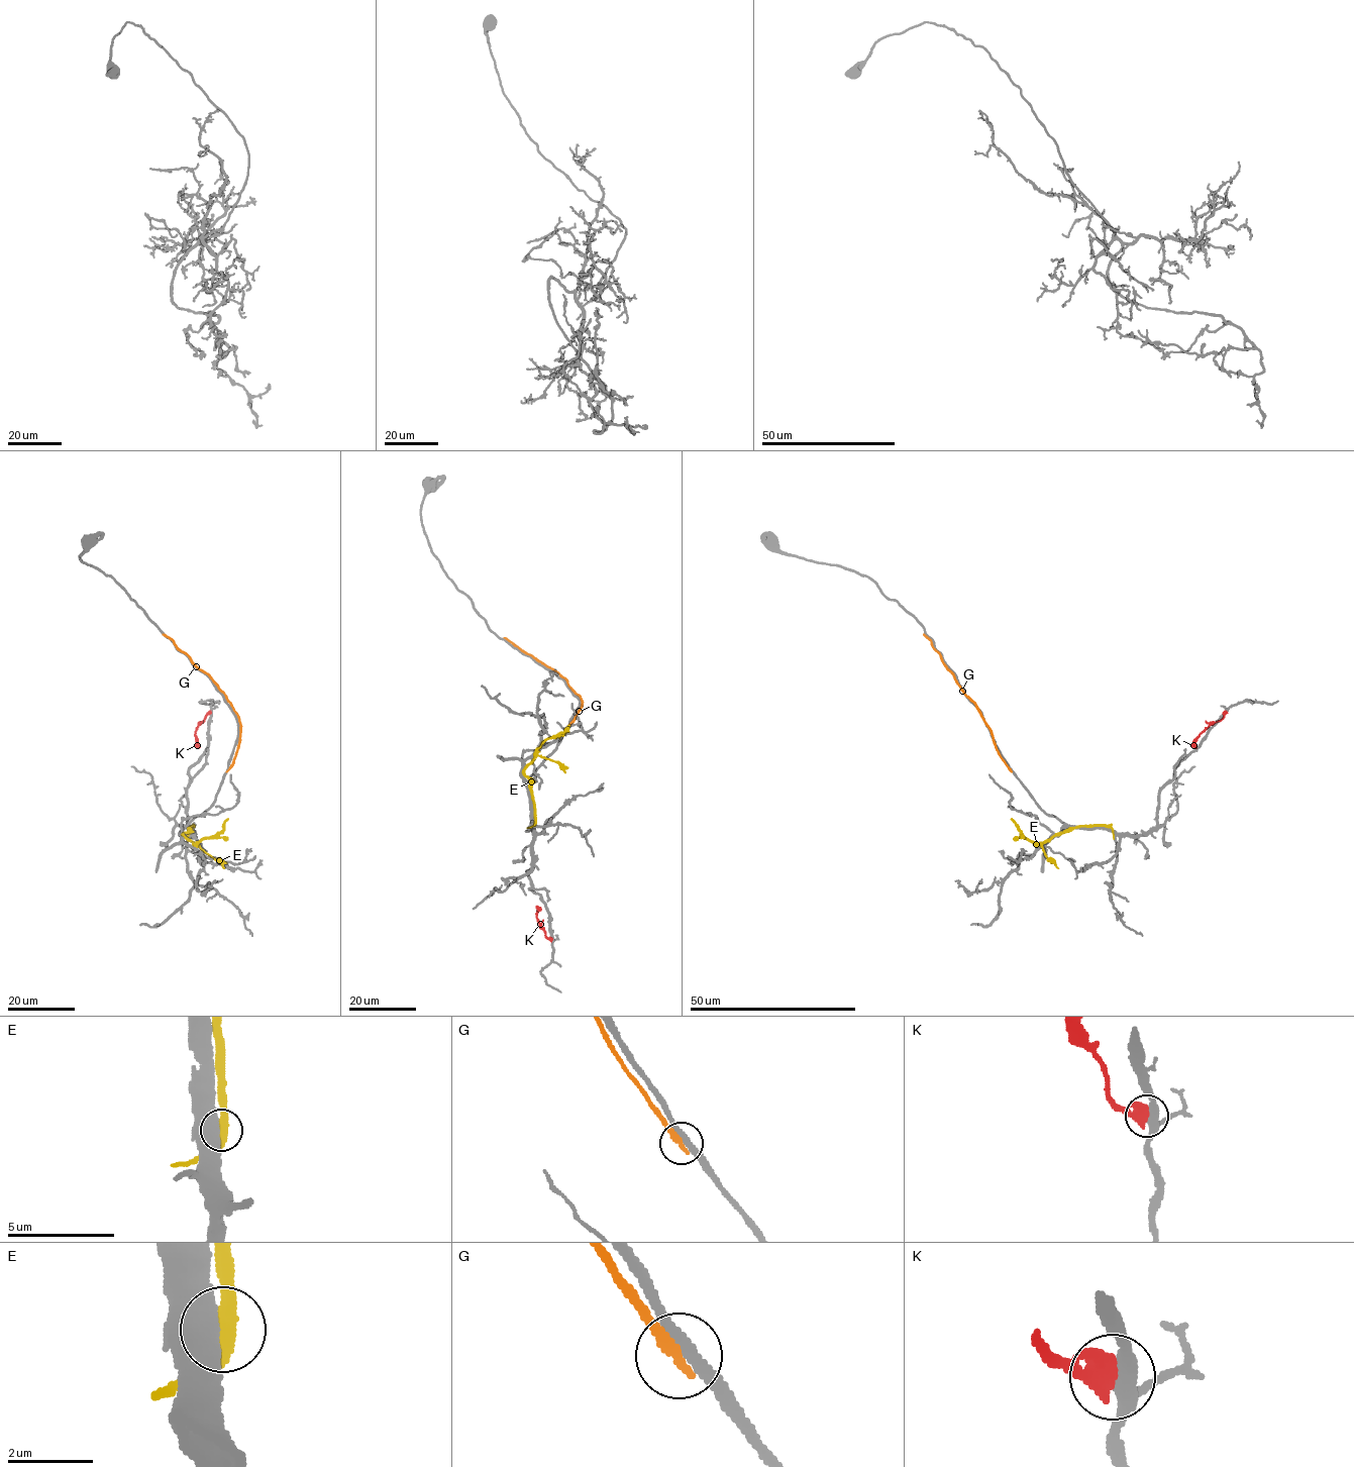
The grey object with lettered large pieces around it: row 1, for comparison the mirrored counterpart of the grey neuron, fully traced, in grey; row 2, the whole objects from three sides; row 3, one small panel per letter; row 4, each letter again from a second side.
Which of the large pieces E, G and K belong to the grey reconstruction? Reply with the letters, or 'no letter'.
no letter

